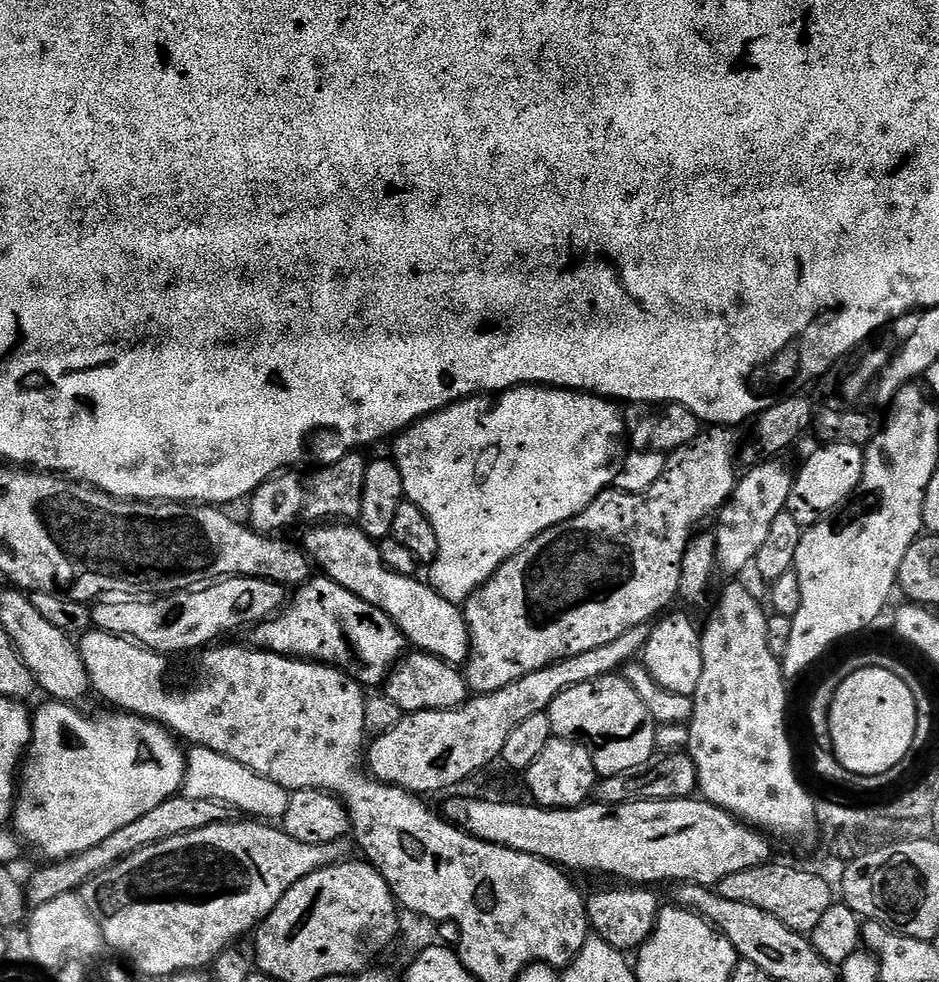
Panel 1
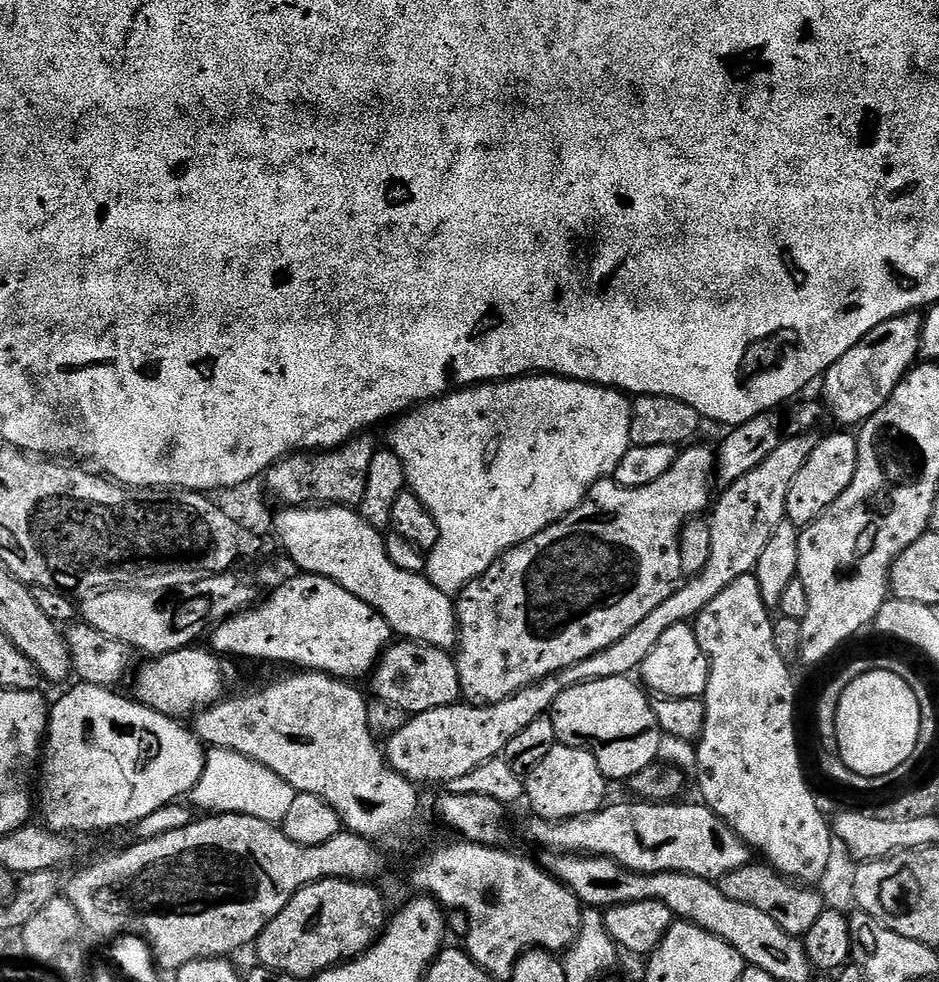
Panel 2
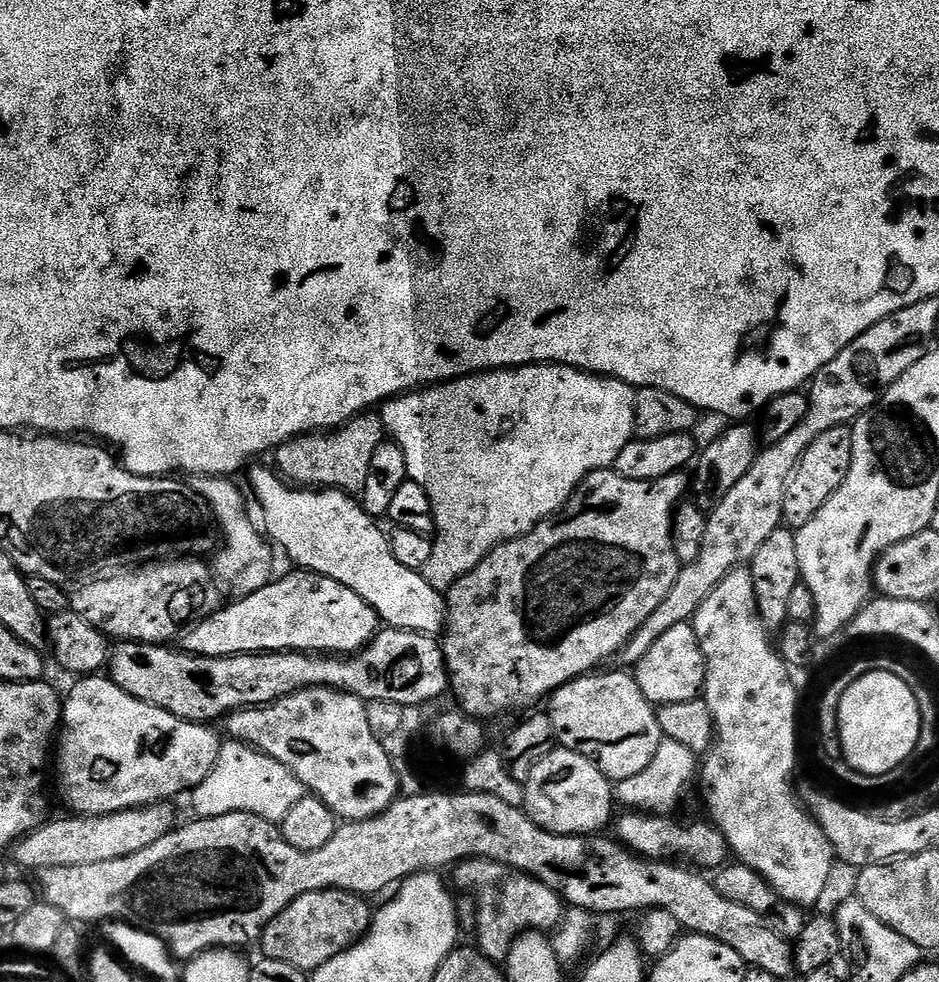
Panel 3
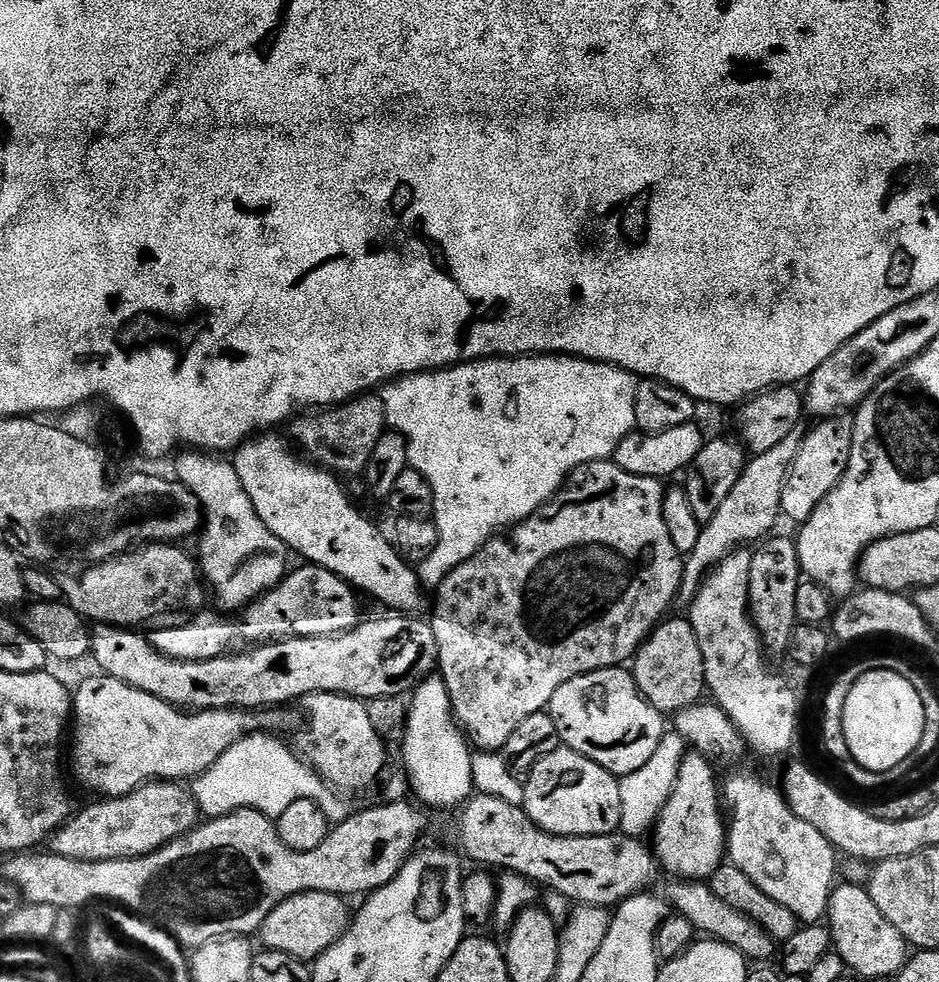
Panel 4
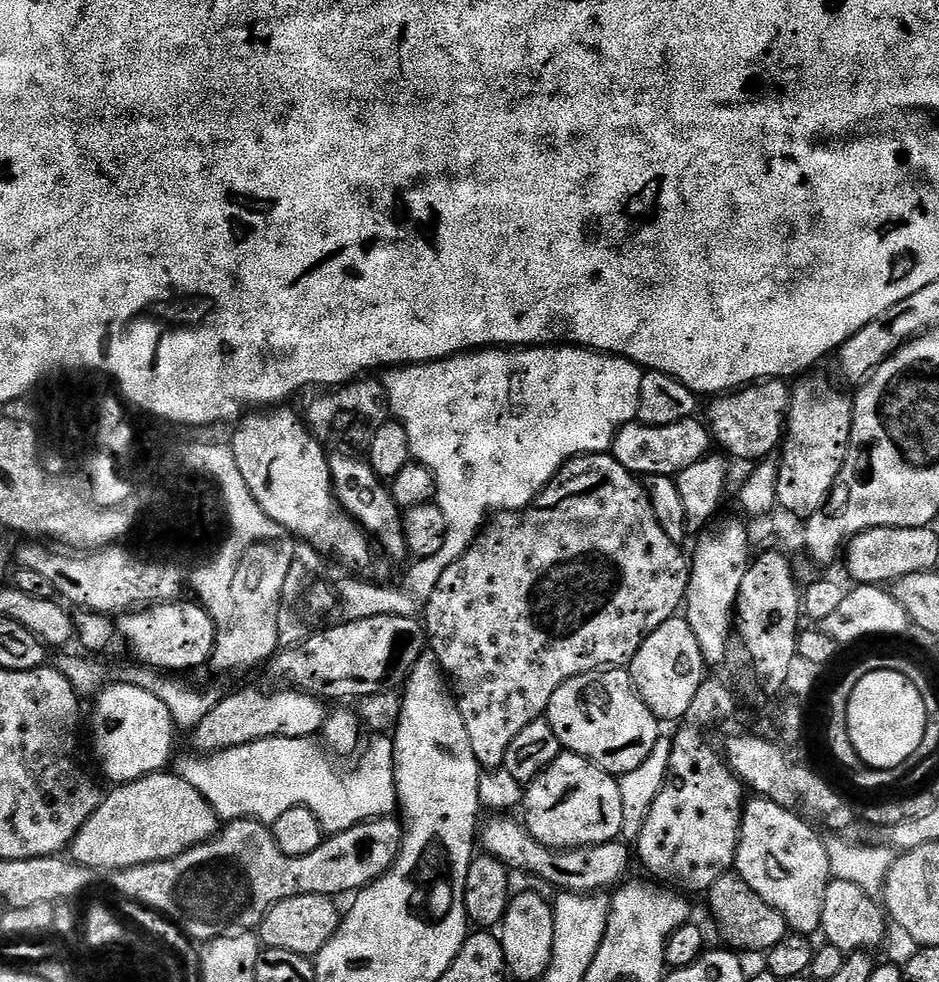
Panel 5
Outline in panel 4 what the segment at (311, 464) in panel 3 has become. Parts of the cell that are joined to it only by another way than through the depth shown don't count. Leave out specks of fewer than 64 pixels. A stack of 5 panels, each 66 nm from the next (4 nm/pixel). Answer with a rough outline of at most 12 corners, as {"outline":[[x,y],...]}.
{"outline":[[379,395],[297,419],[311,463],[359,477],[388,428]]}

